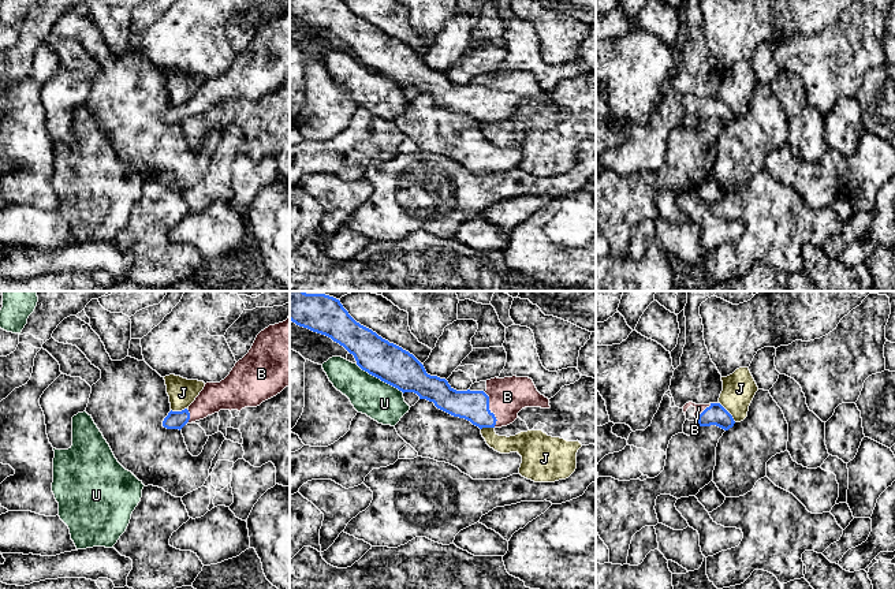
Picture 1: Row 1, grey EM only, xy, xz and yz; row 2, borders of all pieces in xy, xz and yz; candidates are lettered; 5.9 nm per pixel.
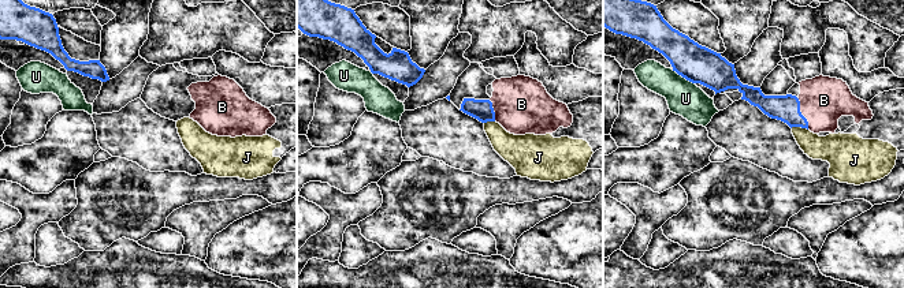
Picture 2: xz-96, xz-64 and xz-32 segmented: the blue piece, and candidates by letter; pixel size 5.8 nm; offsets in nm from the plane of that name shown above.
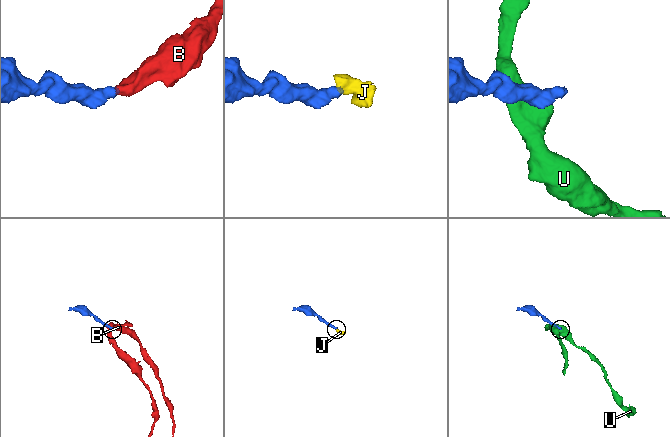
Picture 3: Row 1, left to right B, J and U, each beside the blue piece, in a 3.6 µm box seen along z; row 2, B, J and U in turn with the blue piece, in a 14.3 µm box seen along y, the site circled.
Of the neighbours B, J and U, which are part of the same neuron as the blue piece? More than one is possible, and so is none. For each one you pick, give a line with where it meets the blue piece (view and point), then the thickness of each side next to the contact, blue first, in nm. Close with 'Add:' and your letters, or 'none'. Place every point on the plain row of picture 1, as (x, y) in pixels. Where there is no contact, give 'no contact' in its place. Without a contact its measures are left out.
B: xz (489, 104) | 180/220 nm
Add: B

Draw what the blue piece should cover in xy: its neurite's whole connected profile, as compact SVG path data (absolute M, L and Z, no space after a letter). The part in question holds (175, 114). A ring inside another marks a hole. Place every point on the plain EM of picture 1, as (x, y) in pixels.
M290 10L286 15L269 19L261 25L249 46L239 53L230 68L220 77L206 77L195 94L182 105L169 105L163 115L167 123L182 123L220 104L257 101L290 81Z

